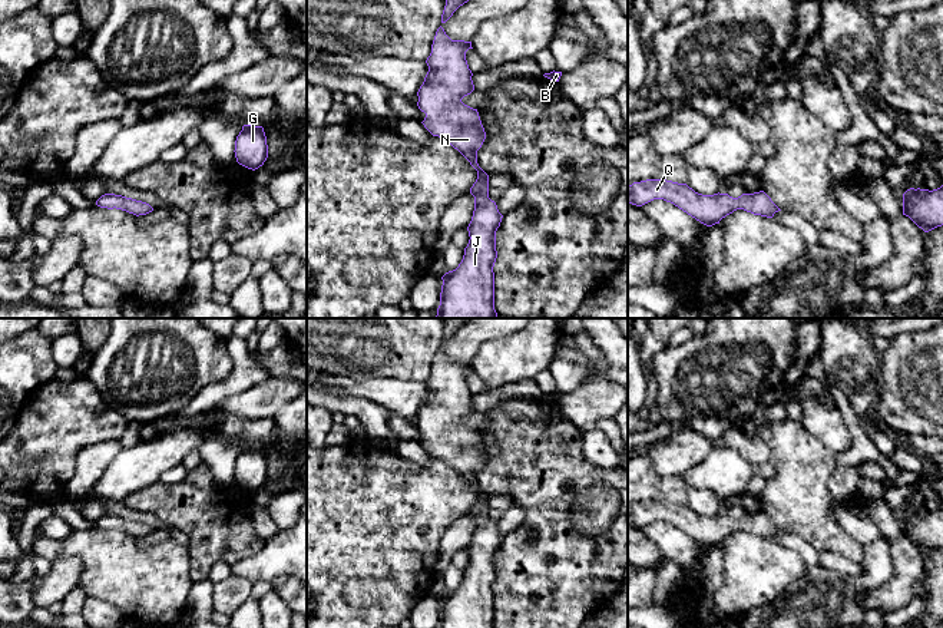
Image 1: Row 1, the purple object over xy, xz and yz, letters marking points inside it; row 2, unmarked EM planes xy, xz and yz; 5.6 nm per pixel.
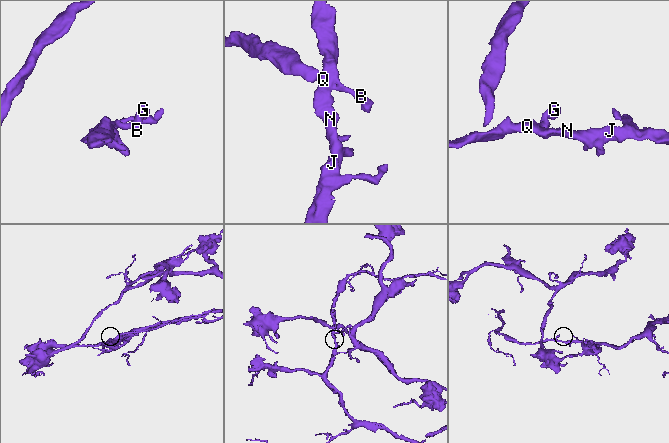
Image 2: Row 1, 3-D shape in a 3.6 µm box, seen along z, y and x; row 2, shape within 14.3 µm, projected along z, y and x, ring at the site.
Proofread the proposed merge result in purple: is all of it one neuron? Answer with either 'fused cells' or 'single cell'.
single cell

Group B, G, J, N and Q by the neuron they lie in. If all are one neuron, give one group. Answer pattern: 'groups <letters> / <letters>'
groups B G J N Q

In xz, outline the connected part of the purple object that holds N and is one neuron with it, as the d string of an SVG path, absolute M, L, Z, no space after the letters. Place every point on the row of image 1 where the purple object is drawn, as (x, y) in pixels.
M440 26L426 63L429 72L420 86L417 106L426 113L421 122L433 135L449 142L477 171L470 188L474 211L467 227L469 244L459 267L441 280L436 318L496 318L494 272L496 231L503 215L489 198L489 175L477 163L486 132L477 109L461 102L474 90L466 52L472 42L451 40Z

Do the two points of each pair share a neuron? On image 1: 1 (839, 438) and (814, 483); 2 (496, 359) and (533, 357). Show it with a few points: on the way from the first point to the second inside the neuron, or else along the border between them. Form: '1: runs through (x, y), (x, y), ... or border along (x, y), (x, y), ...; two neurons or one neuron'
1: border along (806, 429), (836, 453); two neurons
2: runs through (505, 359), (525, 357); one neuron

